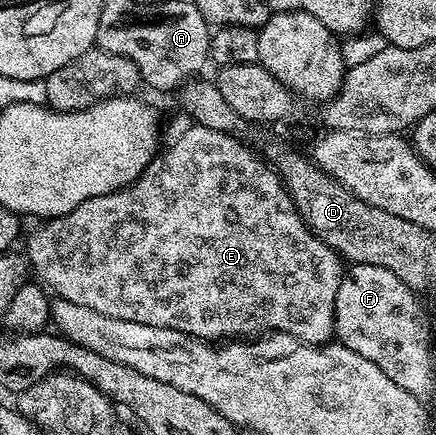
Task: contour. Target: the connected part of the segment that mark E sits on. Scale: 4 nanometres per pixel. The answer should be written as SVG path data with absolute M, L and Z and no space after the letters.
M196 124L190 127L190 130L183 131L170 144L169 150L162 149L130 186L110 194L88 198L71 212L42 221L38 225L41 227L29 238L27 261L32 273L38 274L36 277L56 297L71 300L71 304L83 304L87 308L95 308L95 312L103 312L103 316L111 316L115 320L131 320L135 324L175 328L179 332L190 334L192 338L200 338L214 344L222 340L252 340L274 332L290 334L300 342L309 343L310 346L328 343L335 334L333 317L335 296L339 292L343 273L342 259L323 240L313 235L313 231L305 225L305 221L293 207L291 196L281 185L281 178L277 175L277 171L252 146L246 146L241 139L215 128Z

